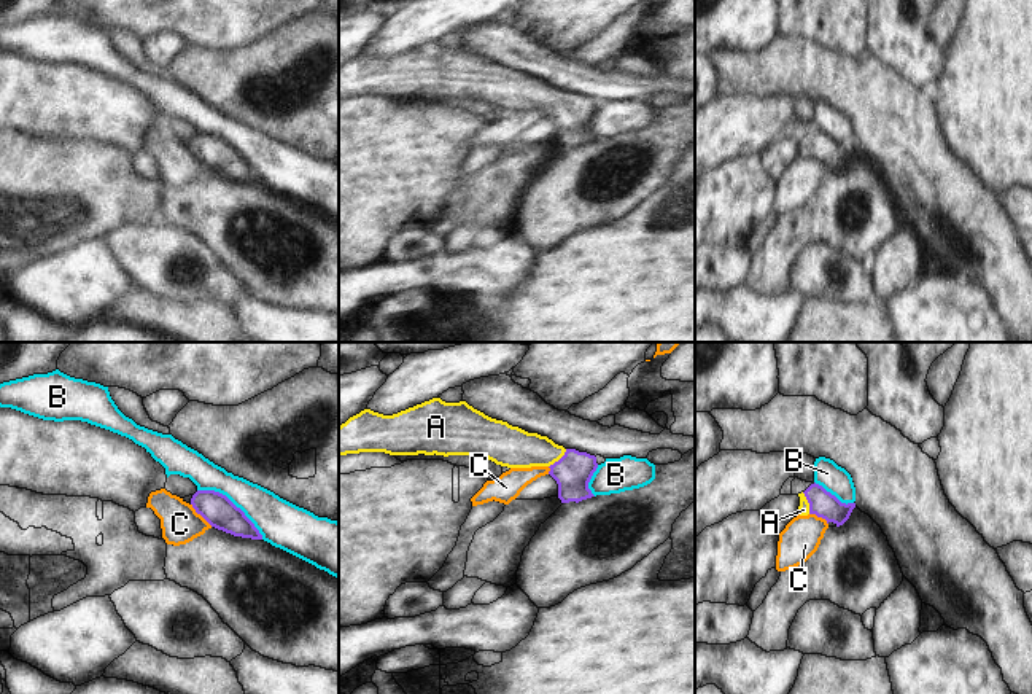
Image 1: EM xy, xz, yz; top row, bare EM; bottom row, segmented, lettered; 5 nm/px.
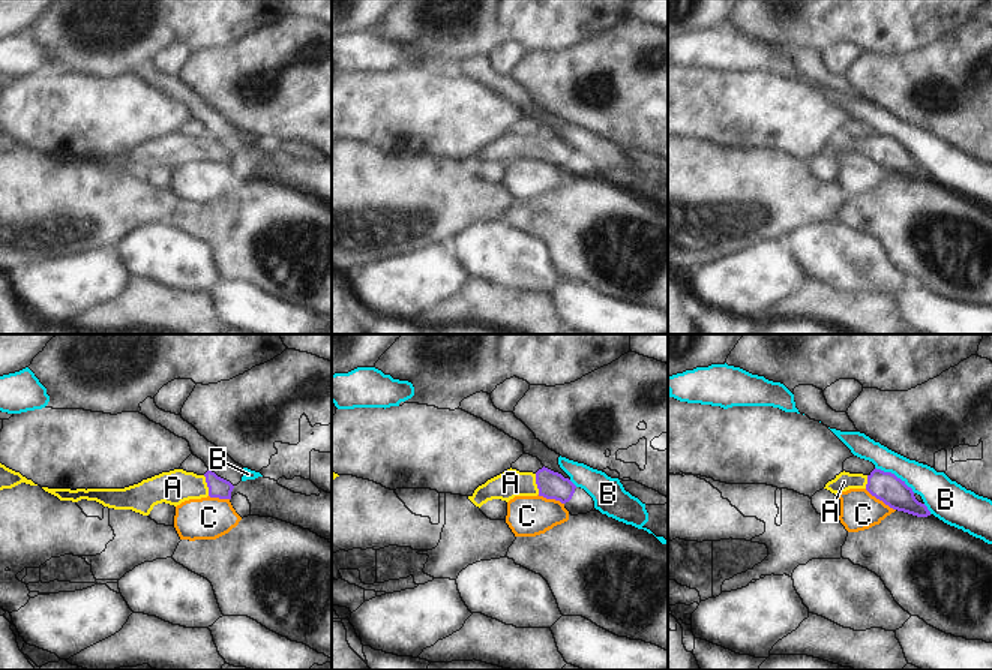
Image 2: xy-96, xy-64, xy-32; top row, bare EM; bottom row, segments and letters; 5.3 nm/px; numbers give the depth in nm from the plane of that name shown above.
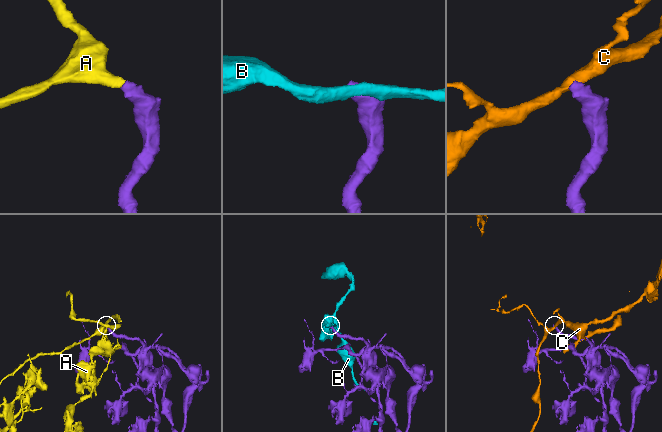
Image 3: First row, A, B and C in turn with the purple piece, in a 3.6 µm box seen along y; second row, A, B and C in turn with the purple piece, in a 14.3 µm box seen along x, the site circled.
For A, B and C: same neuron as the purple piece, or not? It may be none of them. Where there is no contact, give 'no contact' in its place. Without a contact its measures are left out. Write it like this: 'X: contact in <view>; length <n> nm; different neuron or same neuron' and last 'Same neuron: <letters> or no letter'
A: contact in yz; length 120 nm; same neuron
B: contact in xy; length 420 nm; different neuron
C: contact in xy; length 160 nm; different neuron
Same neuron: A

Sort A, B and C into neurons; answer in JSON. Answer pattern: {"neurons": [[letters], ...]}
{"neurons": [["A"], ["B"], ["C"]]}

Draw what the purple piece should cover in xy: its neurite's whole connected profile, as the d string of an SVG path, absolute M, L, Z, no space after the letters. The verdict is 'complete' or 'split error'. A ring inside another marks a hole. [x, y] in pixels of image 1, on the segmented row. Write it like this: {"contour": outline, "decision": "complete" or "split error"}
{"contour": "M197 490L191 505L211 527L234 536L262 540L254 524L226 495L215 490Z", "decision": "complete"}

